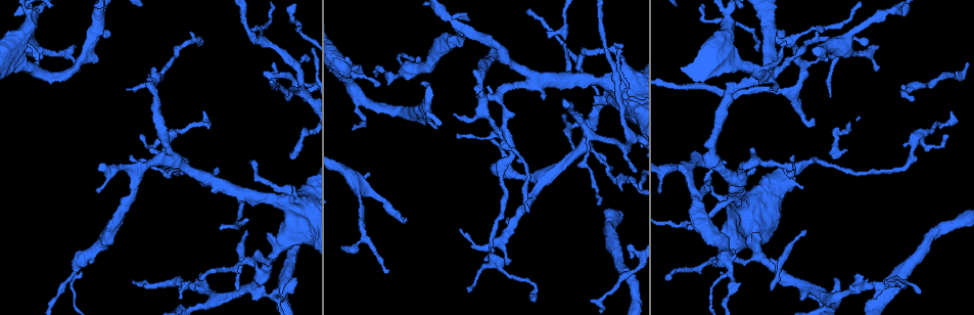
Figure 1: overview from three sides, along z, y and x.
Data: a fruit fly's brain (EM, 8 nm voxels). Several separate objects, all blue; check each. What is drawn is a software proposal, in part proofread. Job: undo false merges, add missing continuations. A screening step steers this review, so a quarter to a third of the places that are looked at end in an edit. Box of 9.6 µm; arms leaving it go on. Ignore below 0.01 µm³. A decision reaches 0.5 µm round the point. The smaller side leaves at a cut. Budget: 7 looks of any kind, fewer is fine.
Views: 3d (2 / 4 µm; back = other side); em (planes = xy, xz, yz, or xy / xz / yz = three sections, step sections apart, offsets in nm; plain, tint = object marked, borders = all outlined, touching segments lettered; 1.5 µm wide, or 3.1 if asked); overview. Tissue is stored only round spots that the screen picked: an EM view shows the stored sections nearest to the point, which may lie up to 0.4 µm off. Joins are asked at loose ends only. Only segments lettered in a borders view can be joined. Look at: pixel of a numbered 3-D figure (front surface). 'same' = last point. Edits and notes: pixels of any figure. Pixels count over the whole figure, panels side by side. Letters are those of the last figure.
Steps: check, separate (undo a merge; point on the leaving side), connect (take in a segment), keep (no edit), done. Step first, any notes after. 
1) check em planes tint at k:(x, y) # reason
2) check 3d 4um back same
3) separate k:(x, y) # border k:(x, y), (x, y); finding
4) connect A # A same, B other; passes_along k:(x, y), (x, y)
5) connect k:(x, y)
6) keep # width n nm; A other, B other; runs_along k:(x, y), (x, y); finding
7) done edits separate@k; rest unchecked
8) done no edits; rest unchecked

check em yz step 4 borders at 1:(573, 149) # an open end

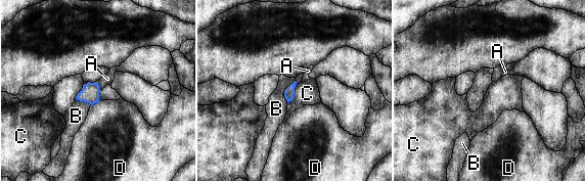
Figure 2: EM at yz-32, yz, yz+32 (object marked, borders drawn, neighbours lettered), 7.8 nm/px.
keep # longest_contact B 190 nm; A other, B other, C other, D other; border 2:(297, 84), (293, 98), (288, 102); no lettered segment goes on from it

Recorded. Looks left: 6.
check 3d 4um back at 1:(952, 111) # branch stops here

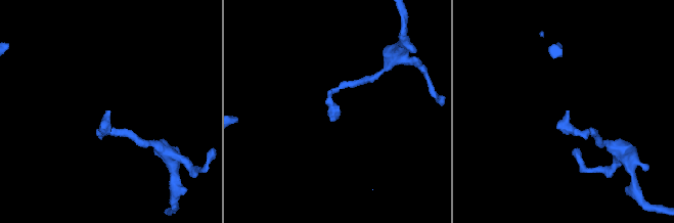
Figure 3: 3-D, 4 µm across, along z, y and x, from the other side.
check em planes borders at 3:(108, 113) # now the EM

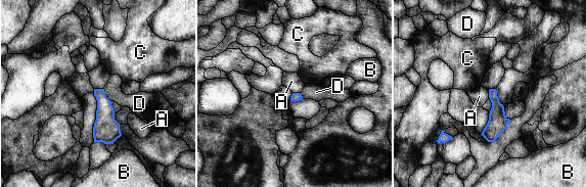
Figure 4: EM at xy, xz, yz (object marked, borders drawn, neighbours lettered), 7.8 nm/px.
keep # A other, B other, C other, D other; border 4:(292, 92), (300, 93); none of them fits

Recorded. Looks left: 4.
check em xz step 8 tint at 1:(365, 236) # arms part here

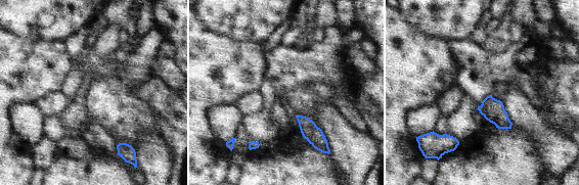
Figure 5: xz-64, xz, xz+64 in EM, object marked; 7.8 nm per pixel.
check em planes borders same

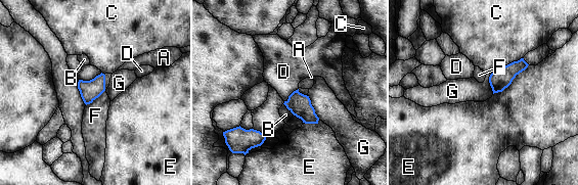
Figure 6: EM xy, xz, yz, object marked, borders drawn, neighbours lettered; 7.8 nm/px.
keep # A other, B other, C other, D other, E other, F other, G other; border 6:(104, 74), (104, 90), (86, 105); all the same neuron

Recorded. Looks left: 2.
done no edits; rest unchecked

